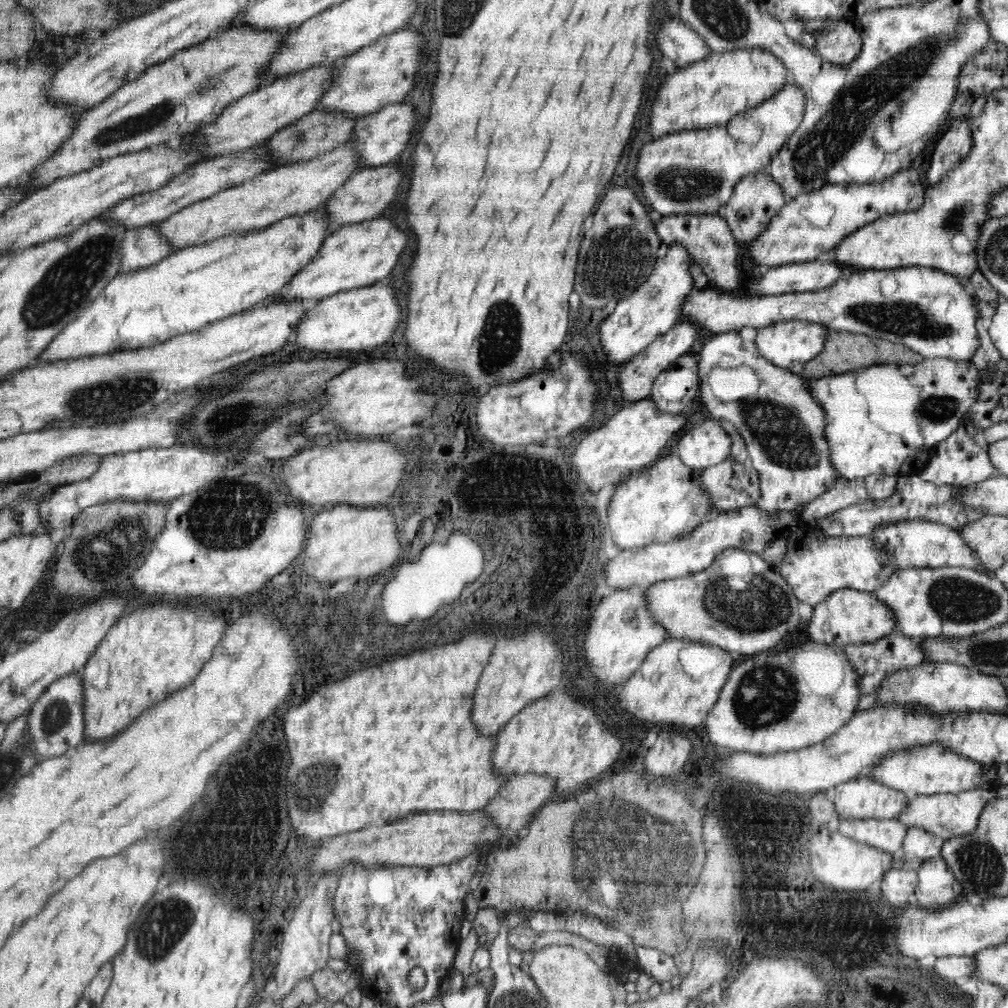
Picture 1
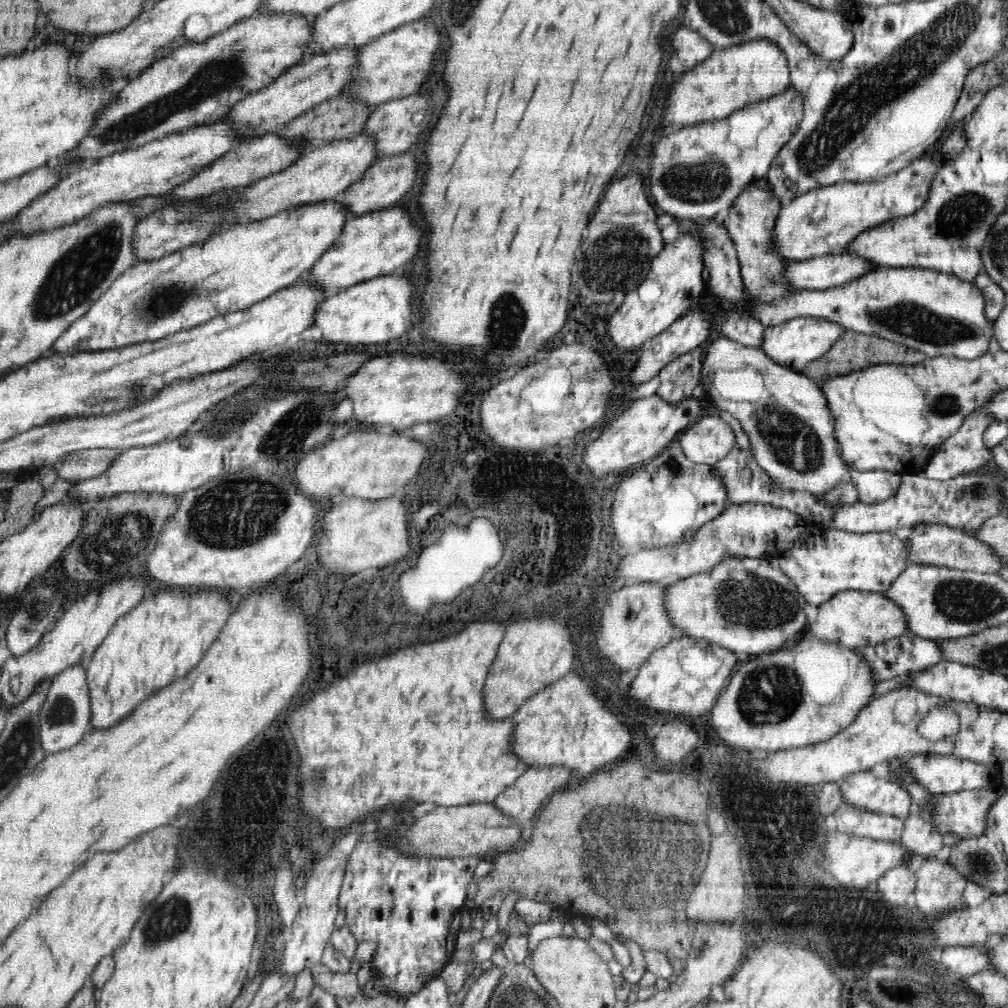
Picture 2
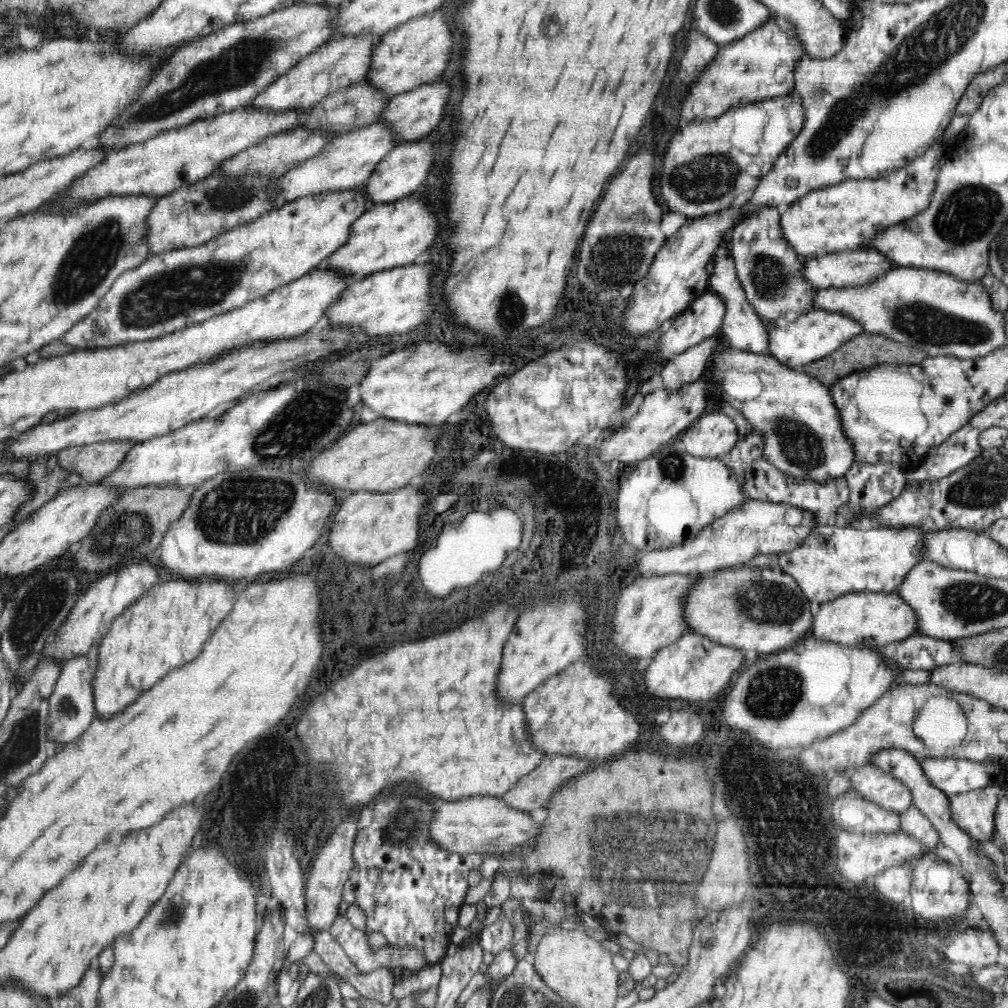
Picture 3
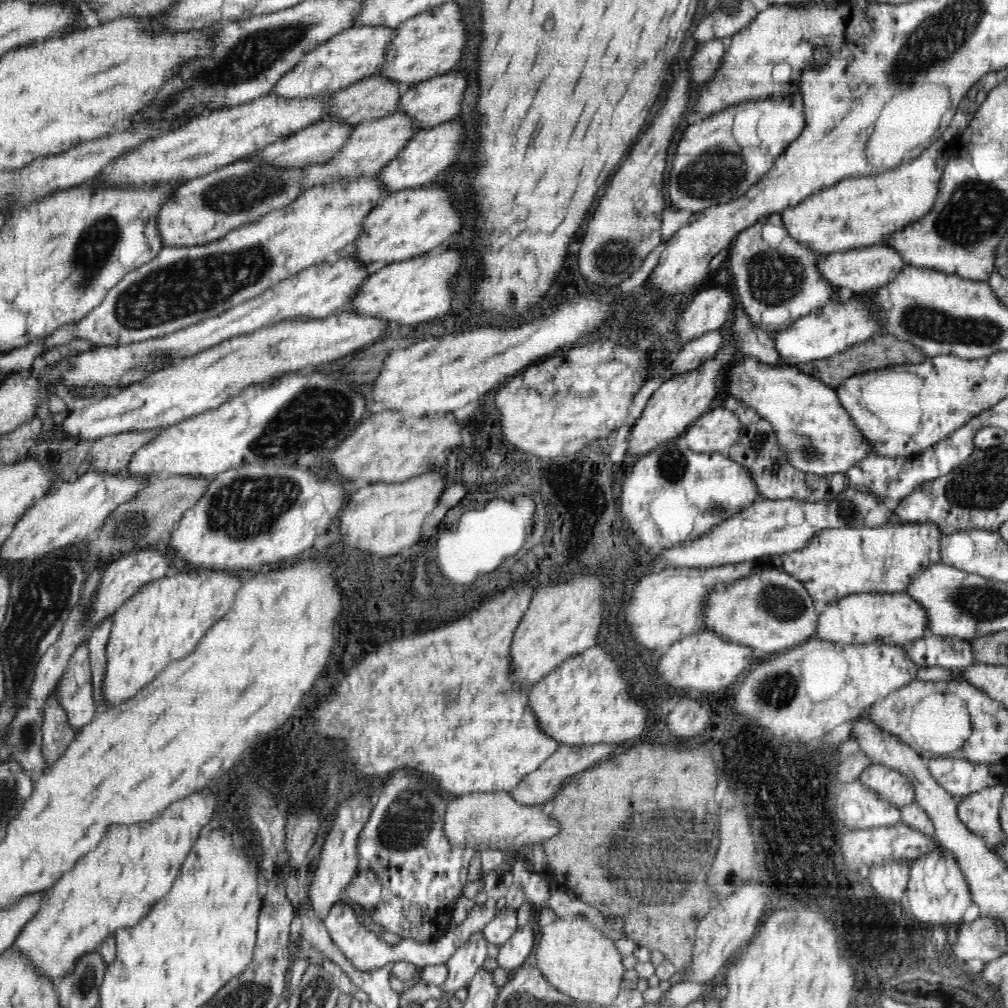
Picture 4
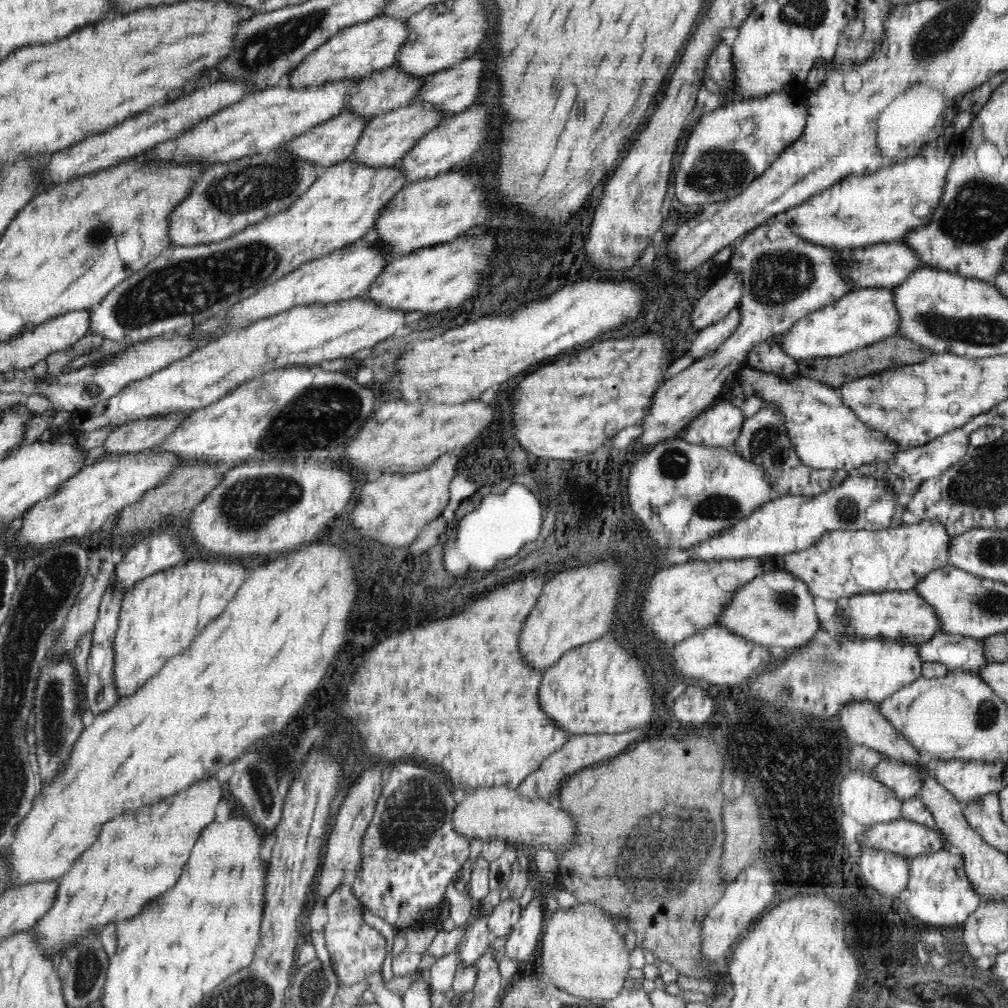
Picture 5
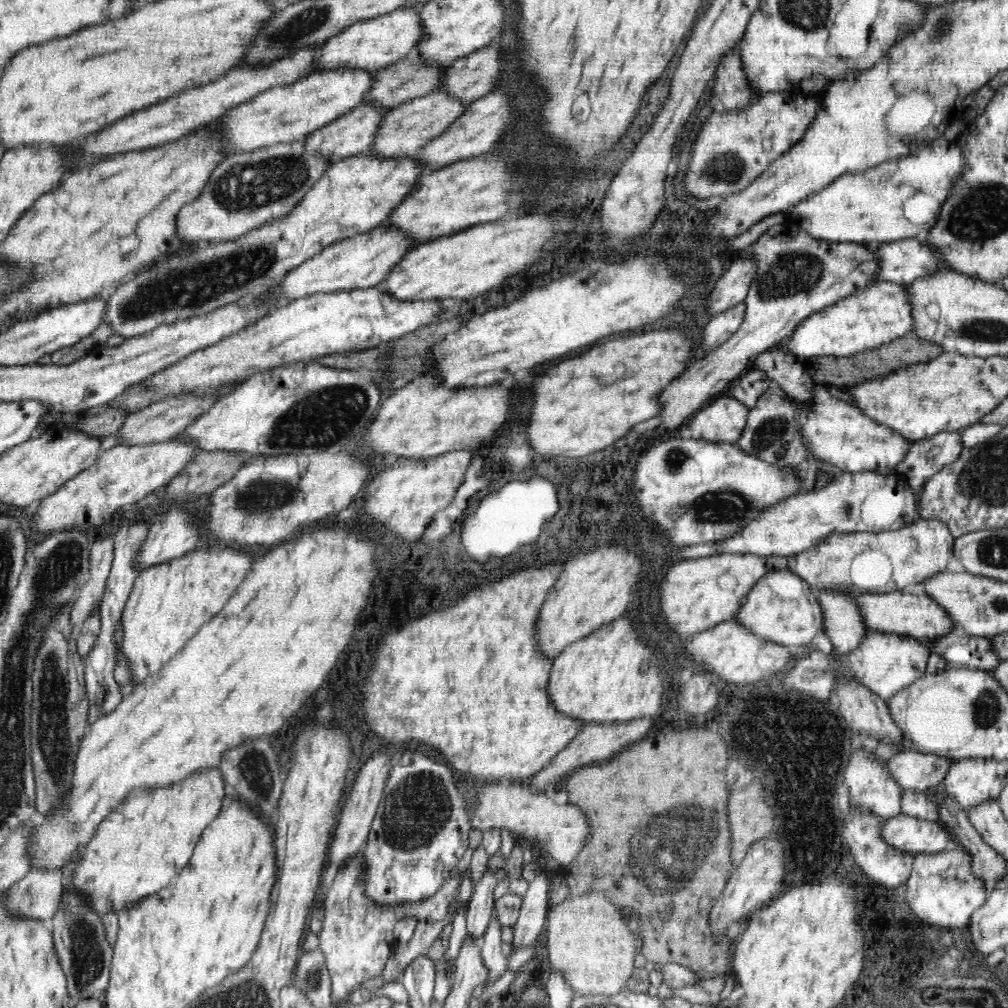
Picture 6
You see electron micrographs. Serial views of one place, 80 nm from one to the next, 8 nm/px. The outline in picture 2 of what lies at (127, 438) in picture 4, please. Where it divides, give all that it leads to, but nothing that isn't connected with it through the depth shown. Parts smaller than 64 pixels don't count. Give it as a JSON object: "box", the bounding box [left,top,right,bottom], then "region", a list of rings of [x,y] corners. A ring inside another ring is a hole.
{"box":[54,449,122,482],"region":[[[82,449],[65,454],[54,468],[58,478],[74,482],[96,478],[102,474],[122,450]]]}

